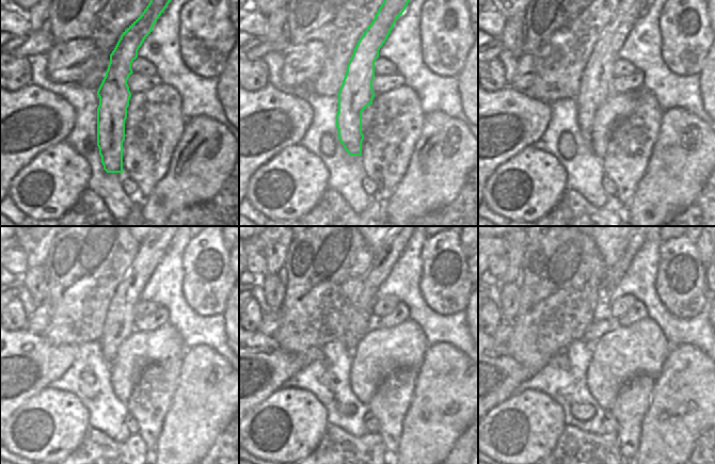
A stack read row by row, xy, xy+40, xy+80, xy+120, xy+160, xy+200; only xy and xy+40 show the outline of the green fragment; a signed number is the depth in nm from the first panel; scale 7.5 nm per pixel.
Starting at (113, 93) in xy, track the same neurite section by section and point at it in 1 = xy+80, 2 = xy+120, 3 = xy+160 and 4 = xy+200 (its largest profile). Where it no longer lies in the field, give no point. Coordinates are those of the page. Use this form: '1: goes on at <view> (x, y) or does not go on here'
1: goes on at xy+80 (596, 86)
2: goes on at xy+120 (120, 323)
3: goes on at xy+160 (385, 257)
4: goes on at xy+200 (615, 273)

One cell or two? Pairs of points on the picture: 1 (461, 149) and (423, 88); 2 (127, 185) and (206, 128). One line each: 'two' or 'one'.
1: two
2: two

